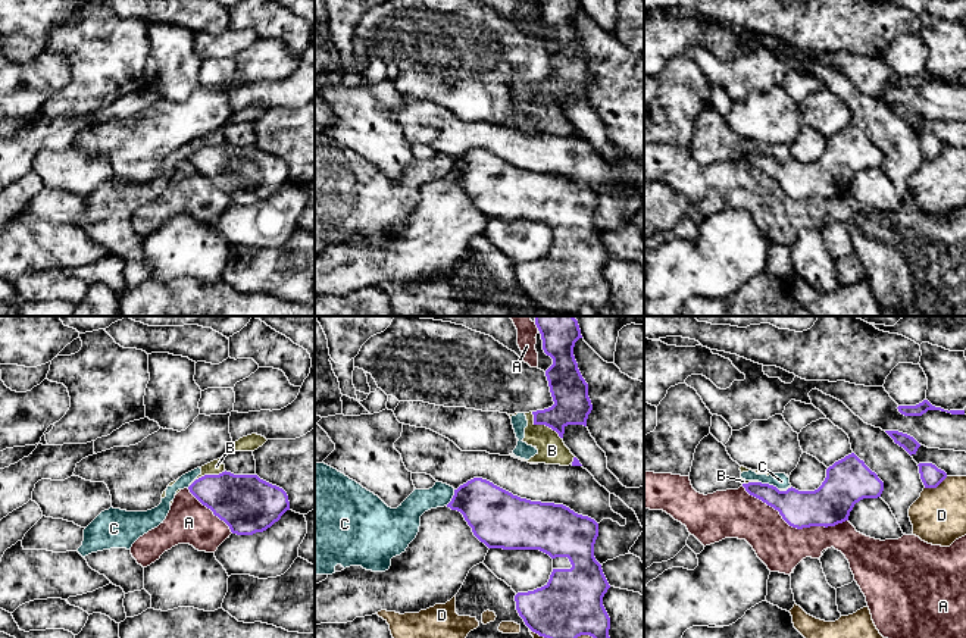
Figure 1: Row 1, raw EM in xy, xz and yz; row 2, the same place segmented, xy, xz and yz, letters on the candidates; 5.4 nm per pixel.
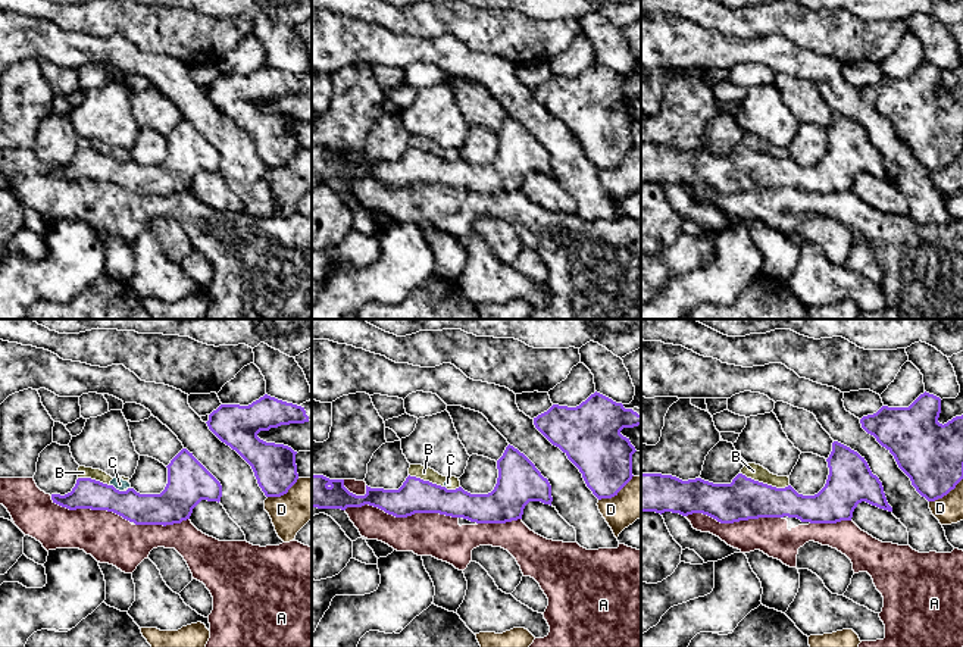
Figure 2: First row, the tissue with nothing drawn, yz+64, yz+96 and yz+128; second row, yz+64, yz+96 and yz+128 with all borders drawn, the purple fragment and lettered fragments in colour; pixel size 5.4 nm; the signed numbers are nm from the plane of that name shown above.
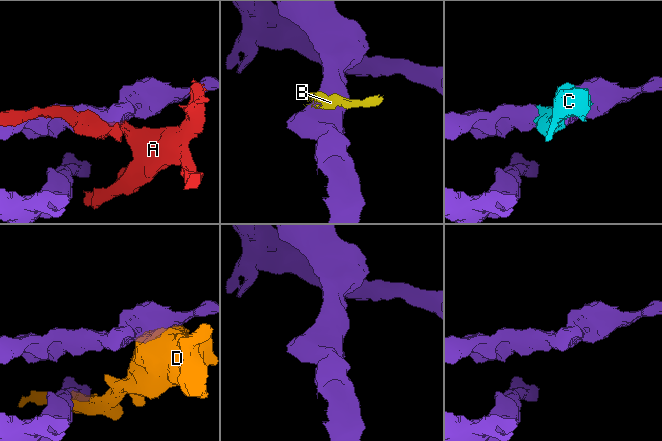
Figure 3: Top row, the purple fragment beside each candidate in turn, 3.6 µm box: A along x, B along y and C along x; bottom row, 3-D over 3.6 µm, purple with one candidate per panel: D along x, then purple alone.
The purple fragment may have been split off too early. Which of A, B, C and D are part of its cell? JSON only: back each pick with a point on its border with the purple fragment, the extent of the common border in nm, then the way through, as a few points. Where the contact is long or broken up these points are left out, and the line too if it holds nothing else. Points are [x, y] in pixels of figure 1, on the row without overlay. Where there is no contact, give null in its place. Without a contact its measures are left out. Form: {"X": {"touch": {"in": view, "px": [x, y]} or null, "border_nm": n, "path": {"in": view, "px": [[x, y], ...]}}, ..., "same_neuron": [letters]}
{"same_neuron": []}

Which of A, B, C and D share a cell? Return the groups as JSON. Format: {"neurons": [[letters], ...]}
{"neurons": [["A"], ["B", "C"], ["D"]]}

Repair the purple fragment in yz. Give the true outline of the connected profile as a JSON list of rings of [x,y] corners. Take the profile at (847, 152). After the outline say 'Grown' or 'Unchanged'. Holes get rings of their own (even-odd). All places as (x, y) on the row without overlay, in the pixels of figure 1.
[[[854,123],[835,132],[826,140],[826,148],[815,162],[798,162],[788,159],[779,162],[776,157],[762,153],[743,154],[745,162],[779,182],[782,190],[793,198],[835,197],[848,191],[854,175],[863,169],[878,169],[884,162],[884,153]]]. Unchanged

